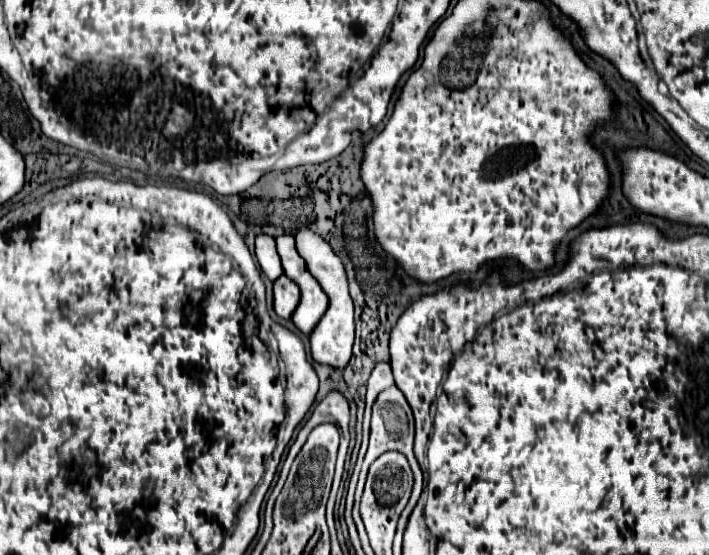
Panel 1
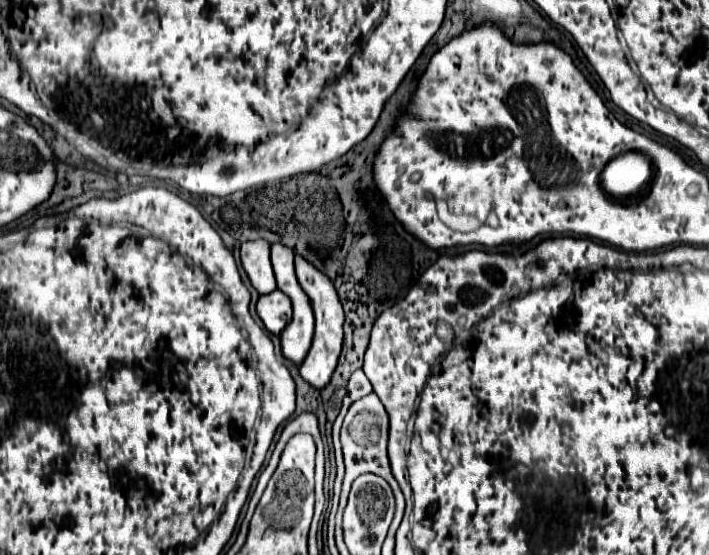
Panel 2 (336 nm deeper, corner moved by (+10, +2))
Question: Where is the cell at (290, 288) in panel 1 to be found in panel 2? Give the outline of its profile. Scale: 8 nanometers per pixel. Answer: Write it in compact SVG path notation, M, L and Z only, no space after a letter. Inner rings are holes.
M280 290L260 296L256 308L258 308L258 316L264 322L266 330L272 334L280 334L286 328L286 324L292 320L290 298L282 294Z

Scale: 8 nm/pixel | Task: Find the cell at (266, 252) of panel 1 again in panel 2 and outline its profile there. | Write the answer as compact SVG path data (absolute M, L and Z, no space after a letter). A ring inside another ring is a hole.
M266 240L242 242L240 260L252 286L260 294L268 294L276 290L276 278L270 264L270 244Z

